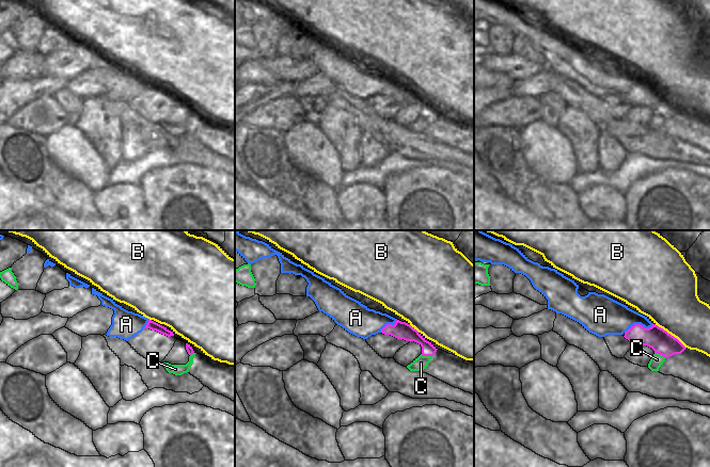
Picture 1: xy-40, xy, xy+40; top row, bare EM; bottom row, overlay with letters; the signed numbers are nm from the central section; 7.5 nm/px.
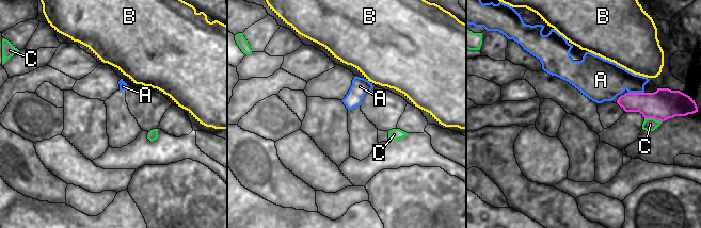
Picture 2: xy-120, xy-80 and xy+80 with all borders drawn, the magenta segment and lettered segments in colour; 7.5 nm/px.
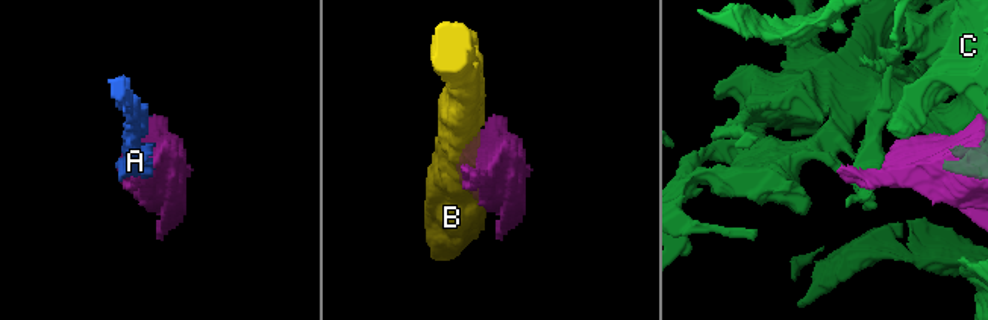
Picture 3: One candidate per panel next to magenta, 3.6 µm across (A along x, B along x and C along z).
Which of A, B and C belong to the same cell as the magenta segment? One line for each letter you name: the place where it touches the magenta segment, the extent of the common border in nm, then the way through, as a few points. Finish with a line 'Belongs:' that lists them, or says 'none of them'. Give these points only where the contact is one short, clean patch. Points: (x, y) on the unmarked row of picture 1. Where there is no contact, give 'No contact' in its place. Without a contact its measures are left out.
A: Touches magenta at xy+40 (638, 85). Shared border 220 nm
Belongs: A

